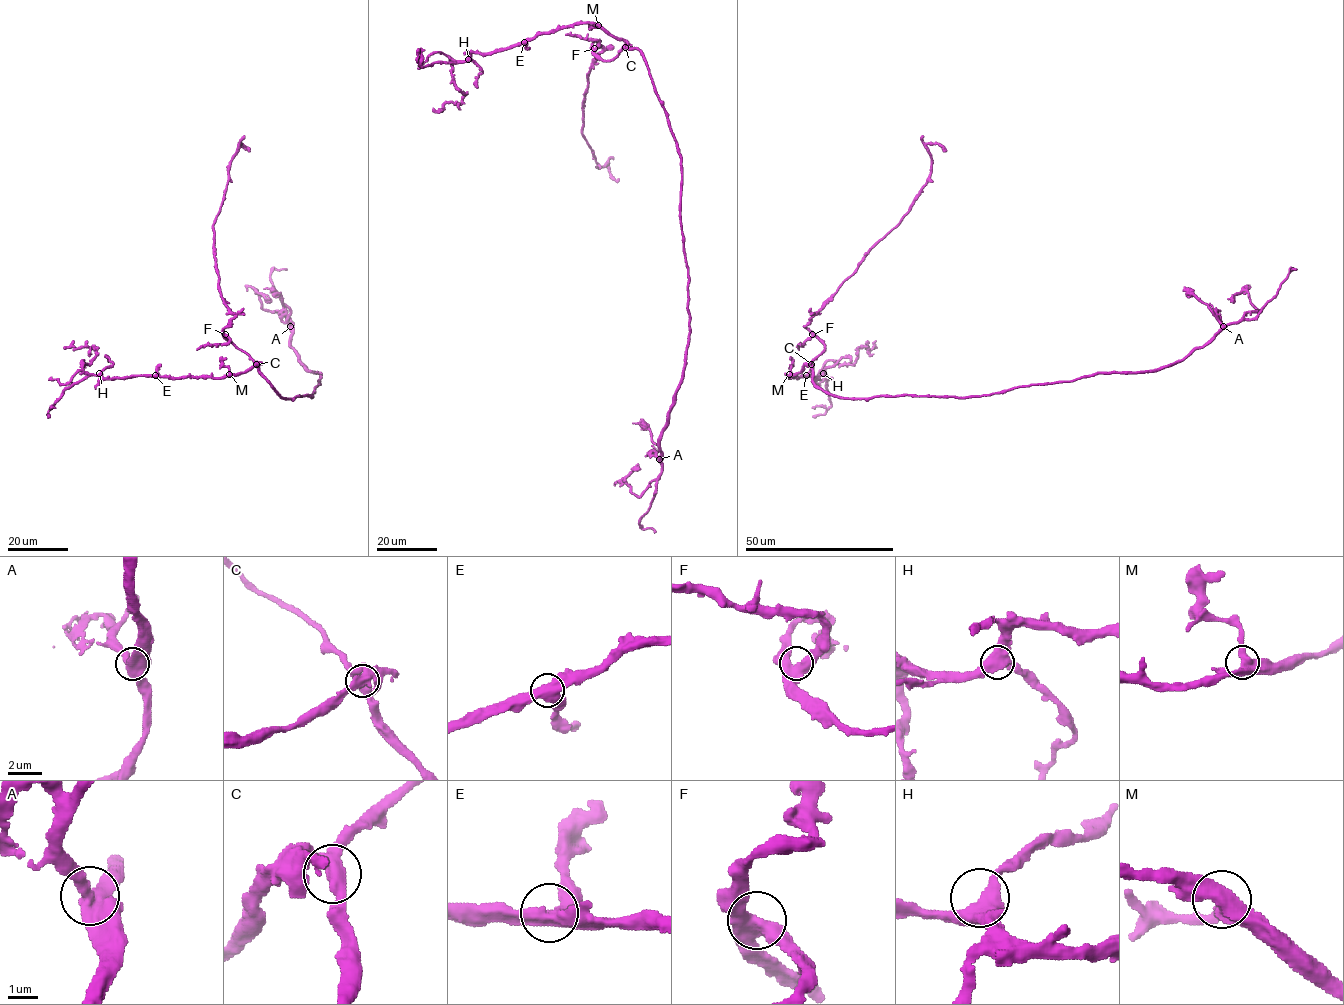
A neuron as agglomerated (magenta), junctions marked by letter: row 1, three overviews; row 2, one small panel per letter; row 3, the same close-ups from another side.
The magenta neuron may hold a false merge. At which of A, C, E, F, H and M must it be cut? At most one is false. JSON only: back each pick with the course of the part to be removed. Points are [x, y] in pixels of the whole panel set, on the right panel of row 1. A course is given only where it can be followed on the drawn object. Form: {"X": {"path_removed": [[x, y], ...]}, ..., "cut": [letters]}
{"cut": []}

